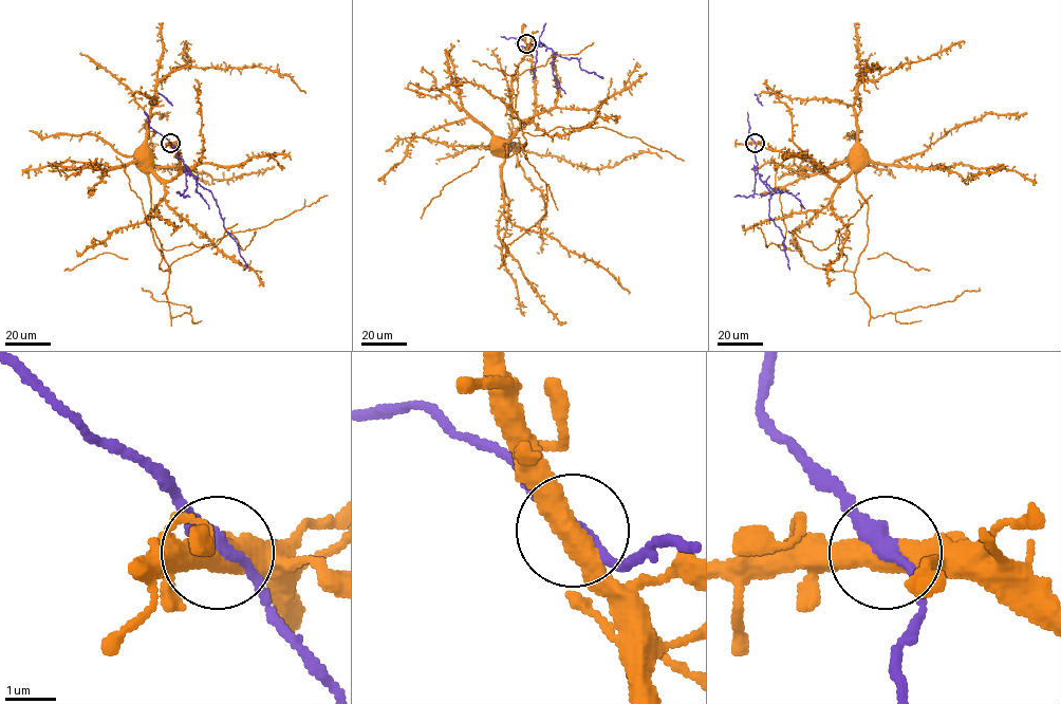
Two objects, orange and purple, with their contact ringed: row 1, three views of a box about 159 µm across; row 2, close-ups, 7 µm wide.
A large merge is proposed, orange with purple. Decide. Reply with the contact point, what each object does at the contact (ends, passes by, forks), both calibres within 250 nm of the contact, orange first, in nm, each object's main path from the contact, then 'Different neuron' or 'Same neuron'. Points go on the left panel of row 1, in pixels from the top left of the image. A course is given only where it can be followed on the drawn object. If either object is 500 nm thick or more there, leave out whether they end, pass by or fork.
Place: (170, 143). At the ring orange passes by. At the ring purple passes by. Thickness 480 nm (orange) against 280 nm. Course of orange: (170, 143), (179, 152), (180, 162), (180, 171), (170, 180), (161, 180), (153, 172), (141, 149). Course of purple: (170, 143), (193, 178), (211, 192), (223, 226), (237, 243), (245, 270). Different neuron

